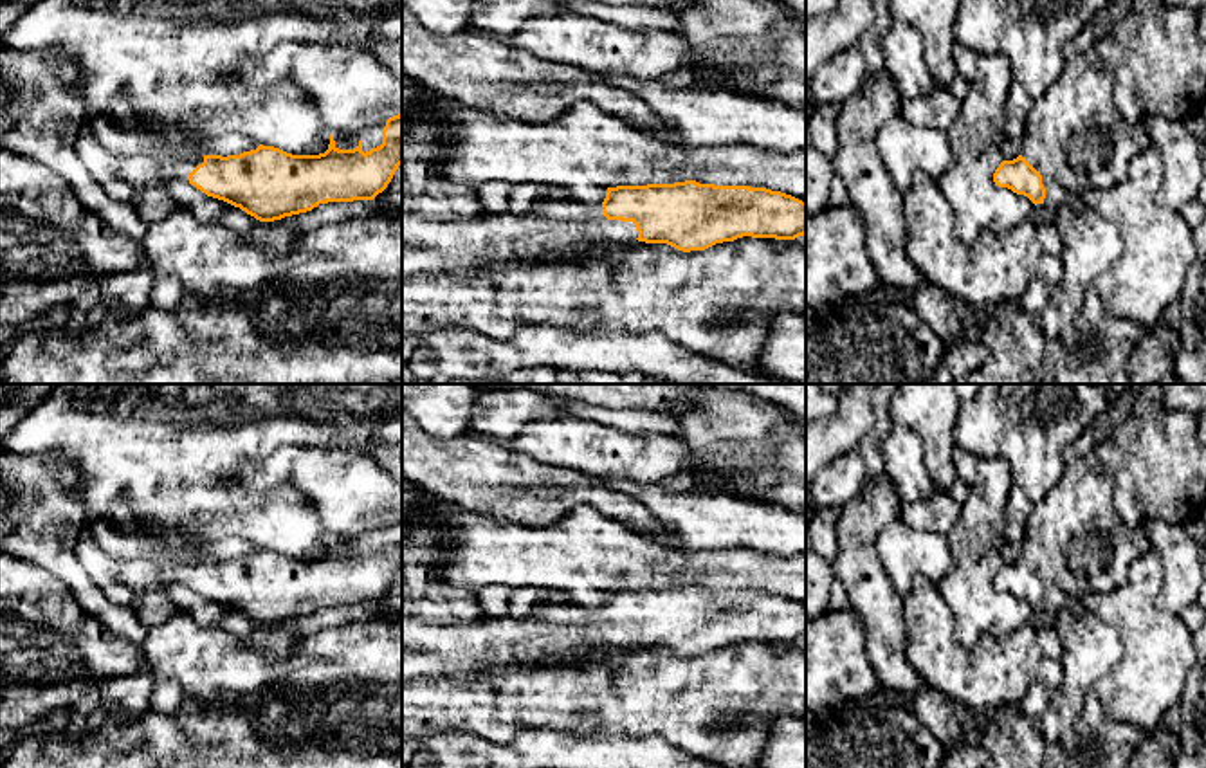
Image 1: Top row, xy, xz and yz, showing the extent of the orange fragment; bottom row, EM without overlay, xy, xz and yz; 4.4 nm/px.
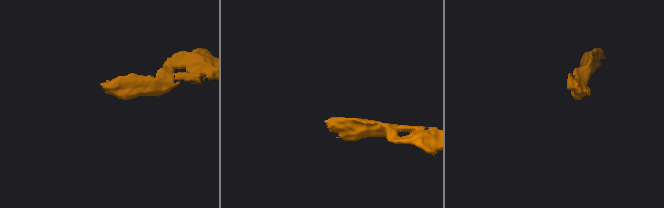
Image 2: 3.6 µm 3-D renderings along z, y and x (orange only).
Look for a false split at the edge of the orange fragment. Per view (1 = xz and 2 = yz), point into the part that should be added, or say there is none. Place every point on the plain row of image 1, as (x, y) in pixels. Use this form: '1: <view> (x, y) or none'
1: xz (550, 630)
2: yz (1057, 599)

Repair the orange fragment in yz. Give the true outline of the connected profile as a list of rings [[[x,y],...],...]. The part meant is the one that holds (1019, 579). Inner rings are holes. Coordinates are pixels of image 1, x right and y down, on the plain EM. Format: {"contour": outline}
{"contour": [[[1022,559],[1002,564],[993,577],[993,586],[999,591],[1028,600],[1035,611],[1056,613],[1067,608],[1074,615],[1087,613],[1080,599],[1067,595],[1053,581],[1042,581]]]}

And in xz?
{"contour": [[[696,584],[617,590],[597,609],[546,602],[523,618],[508,613],[452,626],[402,617],[402,681],[465,676],[492,665],[517,669],[591,649],[626,654],[667,647],[690,656],[743,640],[795,644],[804,638],[806,606],[781,595]]]}

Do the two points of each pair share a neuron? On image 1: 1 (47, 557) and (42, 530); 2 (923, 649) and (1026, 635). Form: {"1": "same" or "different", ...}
{"1": "same", "2": "same"}

